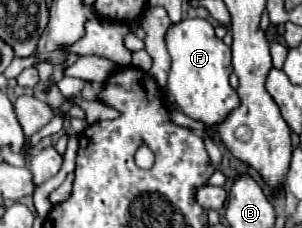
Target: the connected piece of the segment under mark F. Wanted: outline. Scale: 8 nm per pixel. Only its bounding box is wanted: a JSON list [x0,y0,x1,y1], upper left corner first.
[166,17,240,145]

